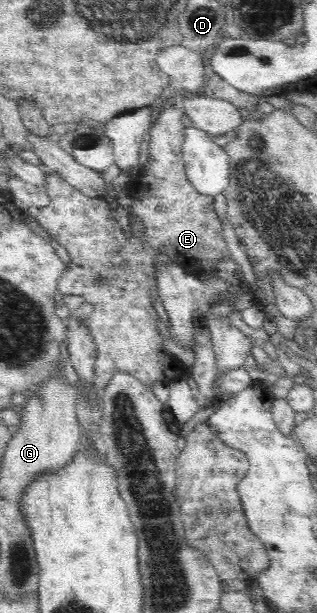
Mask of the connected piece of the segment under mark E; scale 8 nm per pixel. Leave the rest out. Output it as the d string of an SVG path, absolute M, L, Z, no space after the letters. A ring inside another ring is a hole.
M173 105L165 106L162 111L159 113L158 118L153 122L153 126L149 129L150 134L150 143L148 148L148 161L145 164L144 177L138 179L138 191L134 191L134 197L132 198L132 205L129 208L129 214L138 217L143 223L145 228L144 235L137 239L134 236L131 239L127 239L121 226L119 226L118 221L115 218L112 218L111 211L109 210L109 203L104 197L88 197L87 195L82 194L75 187L72 187L70 184L66 183L66 180L62 179L57 173L47 174L45 184L43 188L45 189L46 195L50 197L50 203L46 207L40 208L40 213L37 215L36 220L38 223L44 227L46 232L50 236L54 237L62 247L66 247L66 251L69 254L69 264L66 264L66 275L62 275L60 283L57 285L58 291L62 295L81 295L84 297L85 301L92 304L93 310L89 316L87 316L86 324L90 330L91 336L93 337L93 342L95 343L97 354L96 361L94 363L94 374L96 377L94 379L94 388L98 391L101 391L108 385L110 378L116 372L126 372L132 376L136 376L136 379L140 380L142 384L146 384L146 388L152 385L158 379L161 379L164 384L169 385L170 383L179 380L181 377L184 377L188 373L188 370L185 369L184 365L174 356L169 356L169 353L164 351L164 344L162 344L162 338L158 330L156 330L156 320L158 319L158 314L152 306L152 297L157 296L157 287L156 287L156 278L155 278L155 257L158 254L166 254L168 258L172 258L178 266L184 268L185 270L190 271L190 273L206 273L212 272L212 269L216 267L220 258L225 258L230 256L230 250L228 250L228 245L223 237L223 228L222 222L218 219L216 212L214 212L213 197L208 195L202 195L197 192L197 189L188 181L186 177L185 167L183 164L183 155L181 152L181 147L184 143L184 111Z

